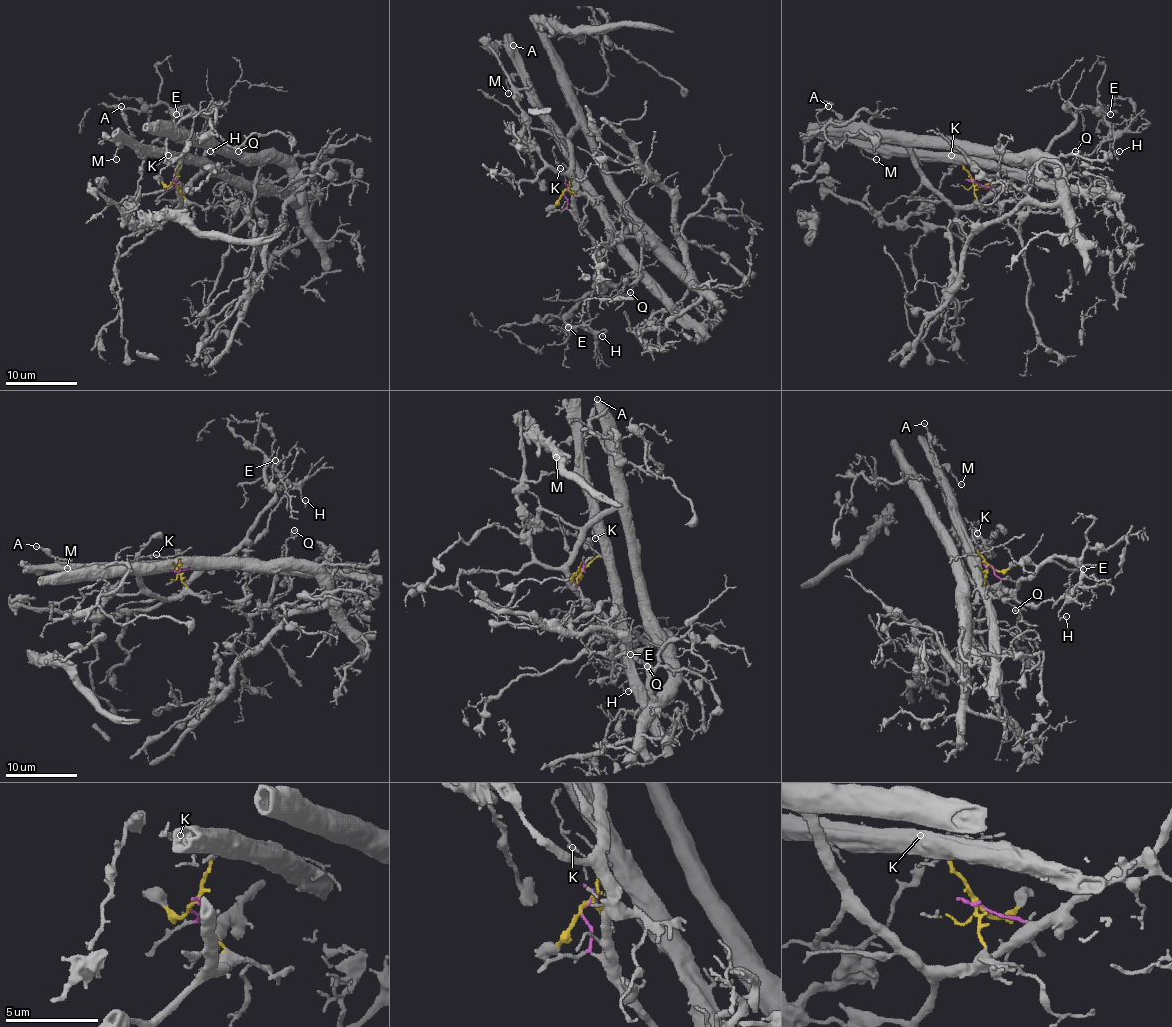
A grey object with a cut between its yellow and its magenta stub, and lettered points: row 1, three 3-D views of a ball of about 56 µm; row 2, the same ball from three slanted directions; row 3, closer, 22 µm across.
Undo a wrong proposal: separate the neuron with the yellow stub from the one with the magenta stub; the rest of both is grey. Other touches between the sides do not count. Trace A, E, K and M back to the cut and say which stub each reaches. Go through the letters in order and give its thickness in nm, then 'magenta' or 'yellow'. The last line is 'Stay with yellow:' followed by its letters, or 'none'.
A: 120 nm thick; yellow
E: 110 nm thick; magenta
K: 90 nm thick; yellow
M: 110 nm thick; yellow
Stay with yellow: A, K, M

